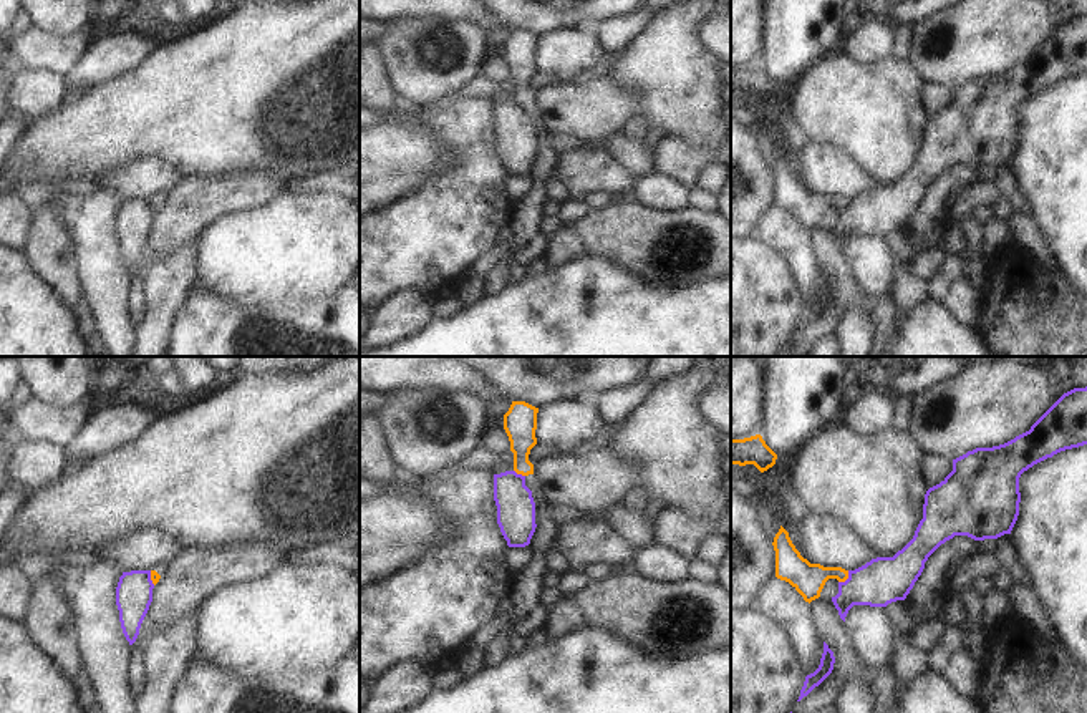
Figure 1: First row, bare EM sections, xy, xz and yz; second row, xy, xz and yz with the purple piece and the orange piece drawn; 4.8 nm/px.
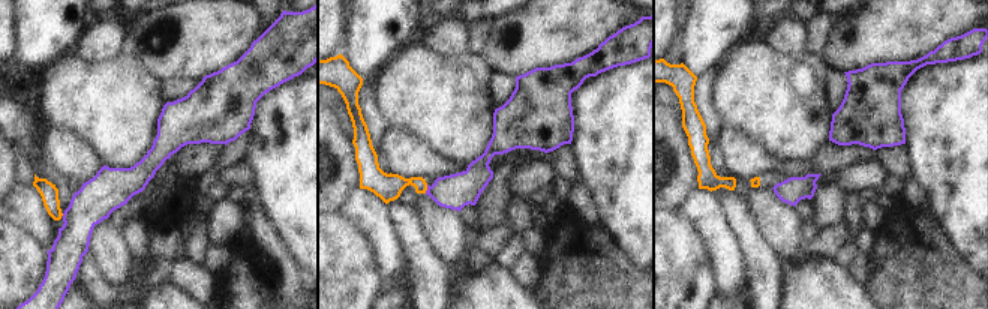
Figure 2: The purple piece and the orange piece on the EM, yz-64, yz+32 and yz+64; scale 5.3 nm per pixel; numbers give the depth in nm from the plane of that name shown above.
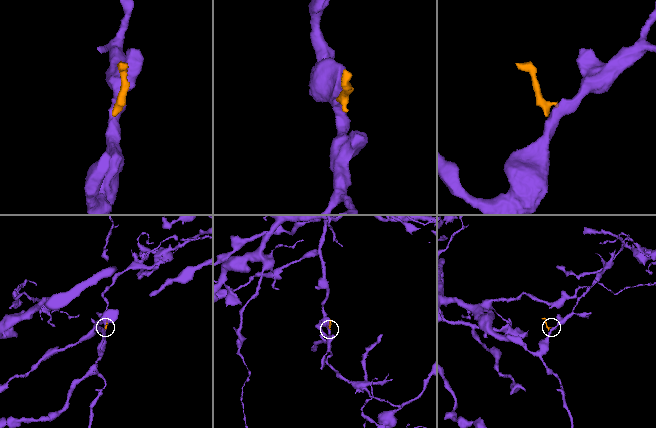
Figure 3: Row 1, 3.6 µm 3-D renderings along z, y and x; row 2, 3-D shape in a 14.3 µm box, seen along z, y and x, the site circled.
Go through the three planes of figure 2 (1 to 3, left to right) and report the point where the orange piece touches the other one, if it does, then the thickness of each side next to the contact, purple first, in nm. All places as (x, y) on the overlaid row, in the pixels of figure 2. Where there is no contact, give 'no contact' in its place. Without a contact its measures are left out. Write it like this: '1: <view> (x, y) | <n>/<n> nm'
1: no contact
2: yz+32 (428, 189) | 190/140 nm
3: no contact

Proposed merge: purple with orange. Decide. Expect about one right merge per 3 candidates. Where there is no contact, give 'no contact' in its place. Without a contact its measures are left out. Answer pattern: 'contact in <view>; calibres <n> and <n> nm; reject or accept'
contact in yz; calibres 220 and 160 nm; reject

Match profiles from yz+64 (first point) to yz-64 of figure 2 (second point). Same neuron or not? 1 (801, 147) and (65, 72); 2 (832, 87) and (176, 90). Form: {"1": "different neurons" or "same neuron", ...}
{"1": "same neuron", "2": "same neuron"}

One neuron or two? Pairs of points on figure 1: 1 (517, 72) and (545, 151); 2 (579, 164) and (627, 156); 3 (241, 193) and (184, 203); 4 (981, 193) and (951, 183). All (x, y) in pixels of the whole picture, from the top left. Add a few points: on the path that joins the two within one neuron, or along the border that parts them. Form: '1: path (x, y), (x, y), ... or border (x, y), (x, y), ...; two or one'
1: path (521, 92), (527, 98), (541, 131); one
2: border (603, 150), (635, 178); two
3: path (227, 196), (198, 201); one
4: border (981, 179), (968, 183), (950, 196), (946, 218); two

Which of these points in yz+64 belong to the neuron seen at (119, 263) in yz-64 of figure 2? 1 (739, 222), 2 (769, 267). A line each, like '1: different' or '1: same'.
1: different
2: different

